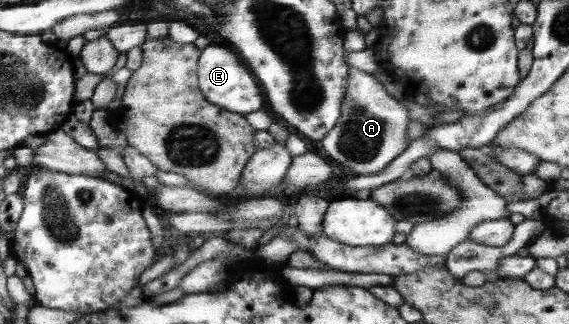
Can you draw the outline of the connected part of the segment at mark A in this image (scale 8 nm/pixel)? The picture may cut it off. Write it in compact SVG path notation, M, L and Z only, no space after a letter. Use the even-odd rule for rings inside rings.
M351 67L347 78L346 95L342 99L341 117L337 125L321 140L320 151L328 160L349 168L356 176L372 175L384 170L402 154L407 145L407 123L409 123L407 109L396 98L389 97L383 85L377 83L371 74Z

